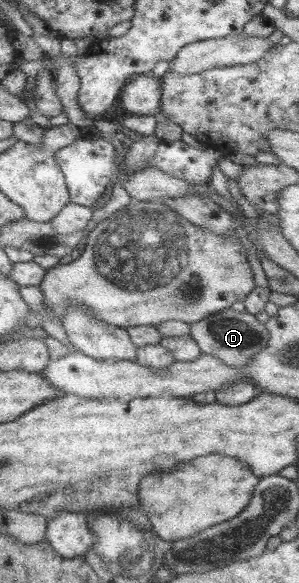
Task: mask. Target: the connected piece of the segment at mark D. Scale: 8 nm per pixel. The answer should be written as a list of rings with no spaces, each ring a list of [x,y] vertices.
[[[231,308],[189,326],[189,335],[197,342],[202,353],[216,357],[225,365],[236,369],[246,366],[269,342],[269,334],[264,323],[260,323],[252,314],[236,312]]]

